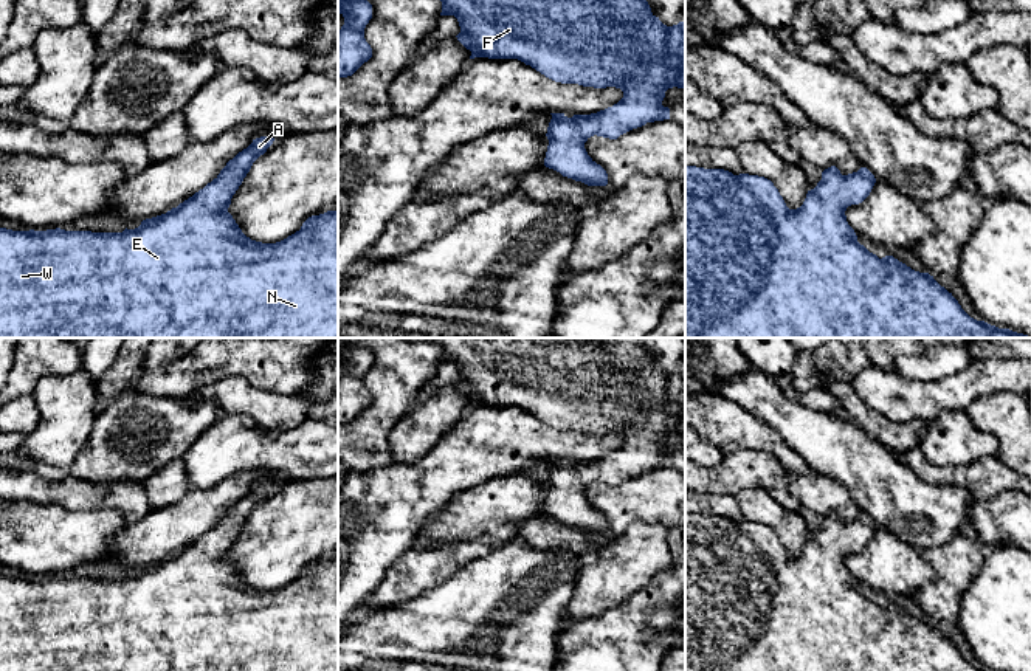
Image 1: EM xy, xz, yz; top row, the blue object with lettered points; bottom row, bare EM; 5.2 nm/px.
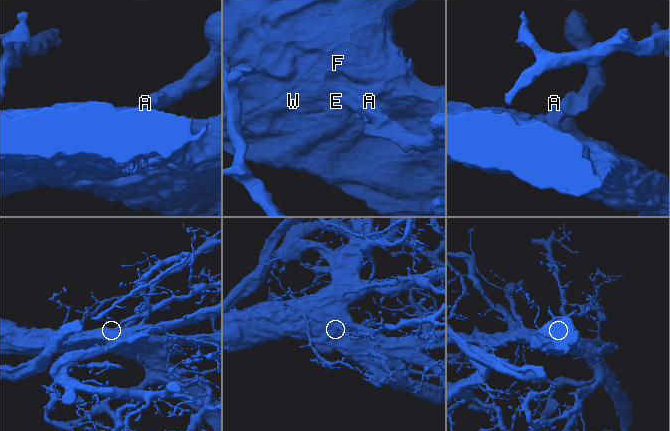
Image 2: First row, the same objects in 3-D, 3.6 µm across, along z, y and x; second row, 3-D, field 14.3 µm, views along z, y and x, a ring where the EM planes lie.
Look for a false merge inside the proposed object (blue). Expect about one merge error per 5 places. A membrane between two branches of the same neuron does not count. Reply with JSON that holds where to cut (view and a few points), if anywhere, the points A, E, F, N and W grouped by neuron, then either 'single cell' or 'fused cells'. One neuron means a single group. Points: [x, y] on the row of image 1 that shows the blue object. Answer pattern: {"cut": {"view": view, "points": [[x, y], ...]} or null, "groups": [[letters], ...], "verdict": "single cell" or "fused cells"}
{"cut": null, "groups": [["A", "E", "F", "N", "W"]], "verdict": "single cell"}

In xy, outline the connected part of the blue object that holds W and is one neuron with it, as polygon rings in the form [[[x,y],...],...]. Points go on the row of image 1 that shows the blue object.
[[[271,136],[253,139],[203,189],[166,214],[143,220],[135,229],[91,232],[60,228],[47,231],[0,228],[0,338],[338,338],[338,209],[309,217],[299,231],[276,243],[251,240],[228,212],[231,198],[253,163],[273,141]]]

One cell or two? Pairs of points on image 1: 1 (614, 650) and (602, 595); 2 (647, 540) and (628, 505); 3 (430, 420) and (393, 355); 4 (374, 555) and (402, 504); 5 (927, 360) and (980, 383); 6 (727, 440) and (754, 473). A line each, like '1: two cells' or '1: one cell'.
1: two cells
2: two cells
3: two cells
4: one cell
5: two cells
6: two cells

